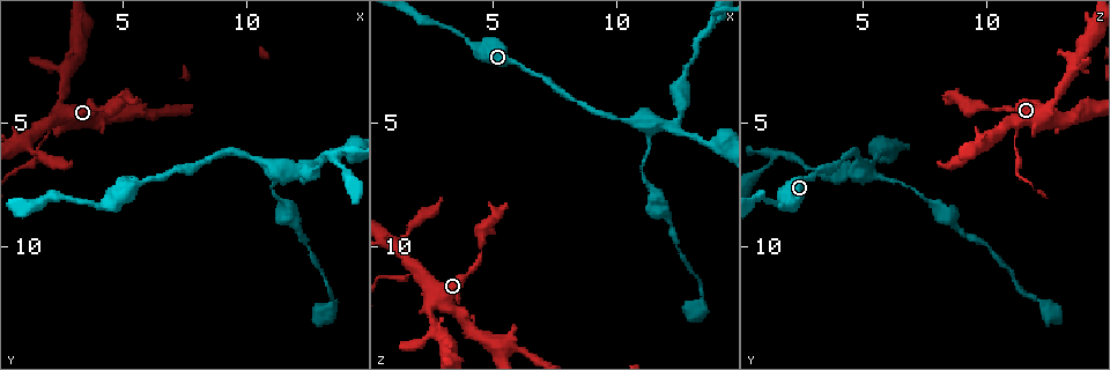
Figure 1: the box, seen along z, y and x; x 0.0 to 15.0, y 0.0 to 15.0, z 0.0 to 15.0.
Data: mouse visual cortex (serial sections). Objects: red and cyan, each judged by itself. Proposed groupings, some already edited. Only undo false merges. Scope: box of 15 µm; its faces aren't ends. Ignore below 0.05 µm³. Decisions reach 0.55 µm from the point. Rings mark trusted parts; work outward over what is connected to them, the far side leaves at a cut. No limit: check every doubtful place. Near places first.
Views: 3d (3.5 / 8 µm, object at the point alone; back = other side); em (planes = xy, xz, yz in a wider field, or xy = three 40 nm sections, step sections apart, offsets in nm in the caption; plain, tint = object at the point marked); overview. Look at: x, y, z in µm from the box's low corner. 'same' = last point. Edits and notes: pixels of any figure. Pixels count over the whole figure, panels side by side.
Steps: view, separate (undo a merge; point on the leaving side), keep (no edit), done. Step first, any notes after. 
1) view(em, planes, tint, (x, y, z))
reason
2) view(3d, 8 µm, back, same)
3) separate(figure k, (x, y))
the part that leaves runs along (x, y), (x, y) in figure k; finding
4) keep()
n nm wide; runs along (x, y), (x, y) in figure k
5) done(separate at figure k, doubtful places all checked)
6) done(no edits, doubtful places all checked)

view(3d, 3.5 µm, (2.1, 4.9, 11.2))
thick turns thin

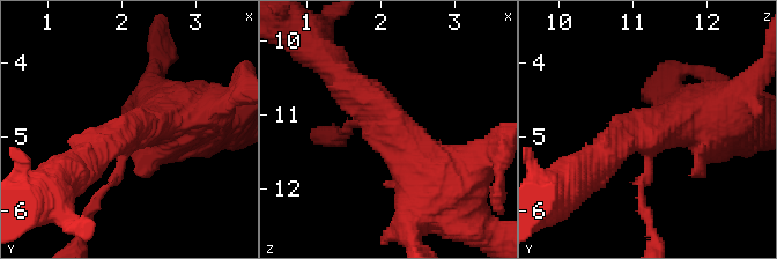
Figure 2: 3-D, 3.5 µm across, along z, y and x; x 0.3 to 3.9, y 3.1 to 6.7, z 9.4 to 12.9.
view(em, xy, step 5, tint, (2.05, 4.95, 11.15))
3 arms; arms of 100, 450, 700 nm; need the tissue

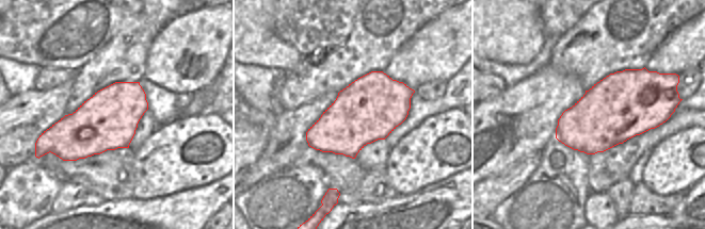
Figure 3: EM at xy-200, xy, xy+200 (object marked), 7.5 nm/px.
view(em, planes, tint, same)

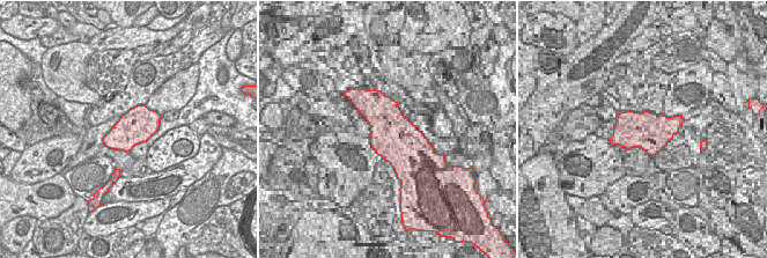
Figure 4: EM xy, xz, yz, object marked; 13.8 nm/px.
keep()
one cell here

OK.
view(3d, 3.5 µm, (1.6, 6.1, 11.3))
sudden change in width

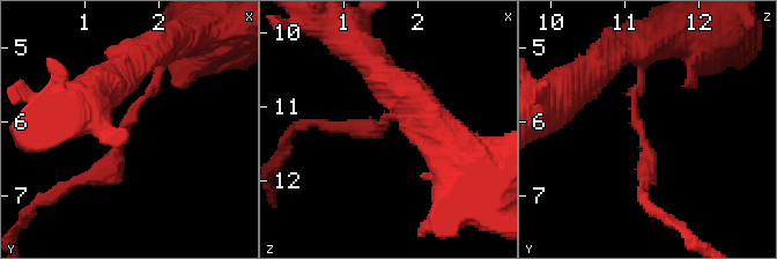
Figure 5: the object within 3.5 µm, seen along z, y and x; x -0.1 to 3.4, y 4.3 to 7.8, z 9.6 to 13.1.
view(em, xy, step 2, tint, (1.55, 6.10, 11.25))
arms of 150, 250 nm; need the tissue

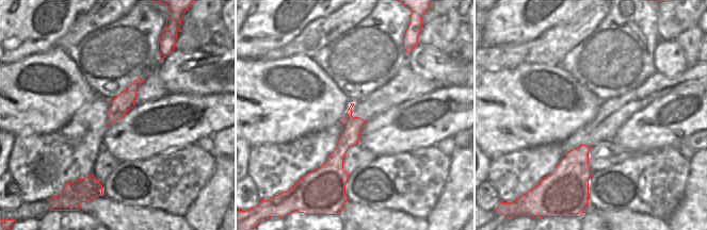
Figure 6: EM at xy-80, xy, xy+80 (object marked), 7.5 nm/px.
keep()
runs along (349, 114), (341, 186) in figure 6; continuous, no second cell

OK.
view(3d, 8 µm, (13.5, 6.4, 1.3))
a narrow waist

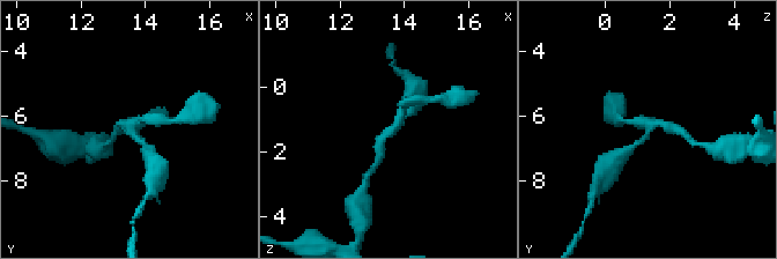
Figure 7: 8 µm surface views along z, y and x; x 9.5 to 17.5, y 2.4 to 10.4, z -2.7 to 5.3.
view(em, xy, step 1, tint, (13.5, 6.3, 1.4))
3 arms; arms of 150, 200, 300 nm; now the EM

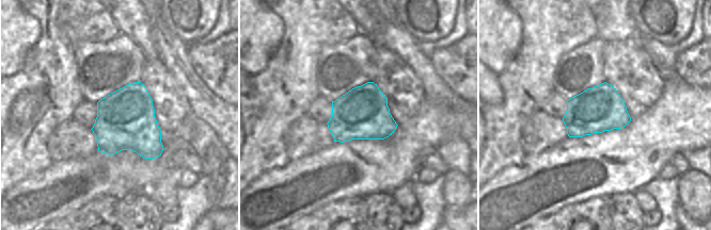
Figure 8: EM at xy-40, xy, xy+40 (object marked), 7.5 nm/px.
keep()
runs along (377, 158), (382, 138), (406, 115) in figure 7; one cell here

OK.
done(no edits, doubtful places all checked)

